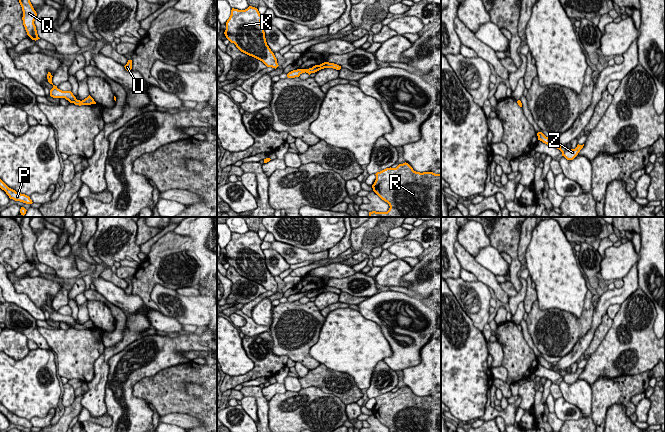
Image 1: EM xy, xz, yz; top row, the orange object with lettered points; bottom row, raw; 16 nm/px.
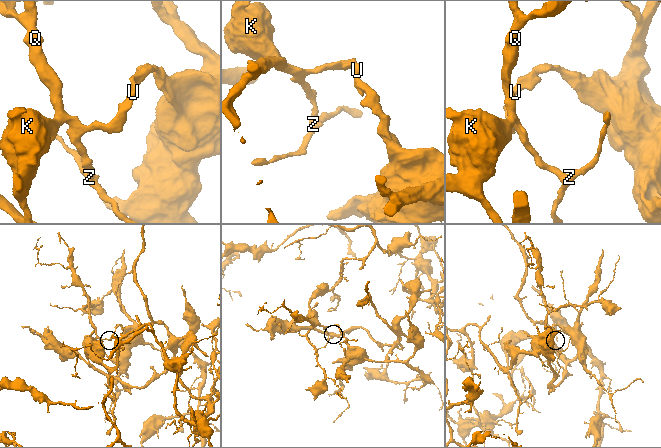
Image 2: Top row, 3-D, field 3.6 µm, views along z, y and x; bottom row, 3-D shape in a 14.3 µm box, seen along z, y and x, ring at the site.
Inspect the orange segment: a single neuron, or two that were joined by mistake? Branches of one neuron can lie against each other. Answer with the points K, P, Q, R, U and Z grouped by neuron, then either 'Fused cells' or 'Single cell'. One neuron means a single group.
Groups: K Q Z / P R U. Fused cells

